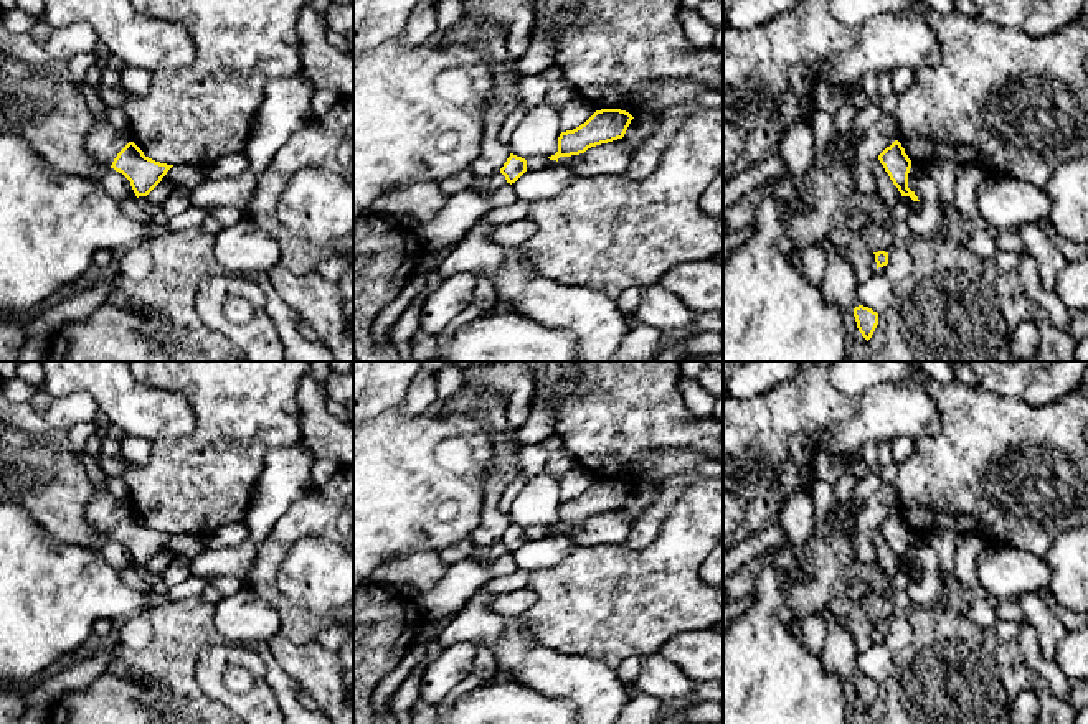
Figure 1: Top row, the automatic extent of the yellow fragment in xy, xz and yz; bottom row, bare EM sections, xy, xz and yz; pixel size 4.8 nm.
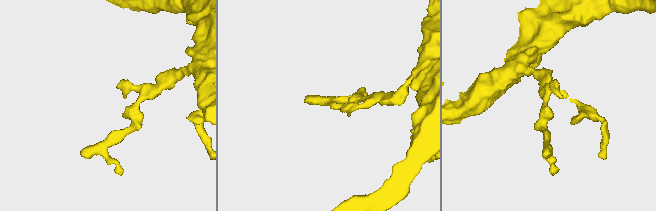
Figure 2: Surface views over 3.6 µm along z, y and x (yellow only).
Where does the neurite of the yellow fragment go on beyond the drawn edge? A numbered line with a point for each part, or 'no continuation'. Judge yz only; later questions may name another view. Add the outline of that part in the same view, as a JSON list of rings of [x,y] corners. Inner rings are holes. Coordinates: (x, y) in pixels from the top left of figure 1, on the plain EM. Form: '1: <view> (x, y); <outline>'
no continuation

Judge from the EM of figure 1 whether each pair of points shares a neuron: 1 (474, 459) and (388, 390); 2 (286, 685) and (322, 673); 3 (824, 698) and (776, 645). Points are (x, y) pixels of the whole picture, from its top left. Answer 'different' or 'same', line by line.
1: different
2: different
3: same

